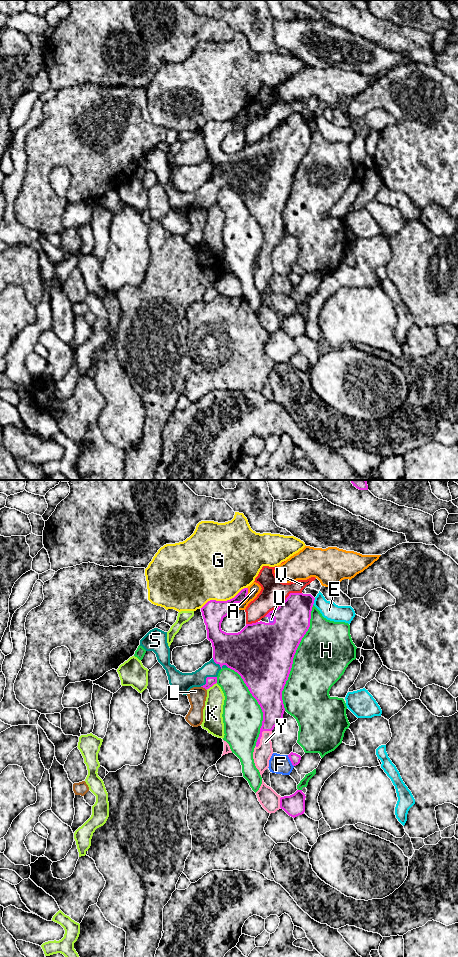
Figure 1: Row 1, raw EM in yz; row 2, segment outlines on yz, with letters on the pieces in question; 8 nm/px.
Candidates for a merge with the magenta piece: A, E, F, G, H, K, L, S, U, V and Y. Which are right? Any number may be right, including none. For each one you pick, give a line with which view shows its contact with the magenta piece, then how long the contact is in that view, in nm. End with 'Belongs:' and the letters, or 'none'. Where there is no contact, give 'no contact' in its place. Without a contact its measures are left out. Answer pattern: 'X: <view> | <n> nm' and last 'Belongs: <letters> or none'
S: yz | 160 nm
U: yz | 70 nm
Y: yz | 190 nm
Belongs: S, U, Y

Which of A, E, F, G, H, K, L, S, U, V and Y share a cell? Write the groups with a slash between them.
A / E / F / G / H / K / L V / S U Y

